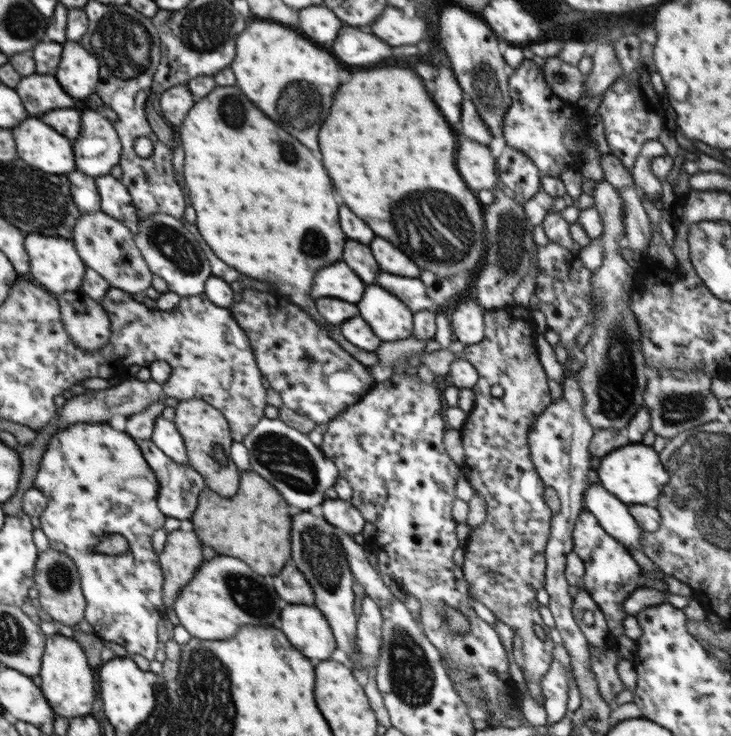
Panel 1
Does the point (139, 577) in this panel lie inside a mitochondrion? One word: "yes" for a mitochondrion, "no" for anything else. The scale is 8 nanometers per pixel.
no

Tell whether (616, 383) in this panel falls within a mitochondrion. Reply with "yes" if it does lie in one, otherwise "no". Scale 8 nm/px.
yes

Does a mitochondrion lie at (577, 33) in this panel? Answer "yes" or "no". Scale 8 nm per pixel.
no

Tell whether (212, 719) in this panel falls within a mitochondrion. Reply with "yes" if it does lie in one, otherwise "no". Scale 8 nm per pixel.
yes

